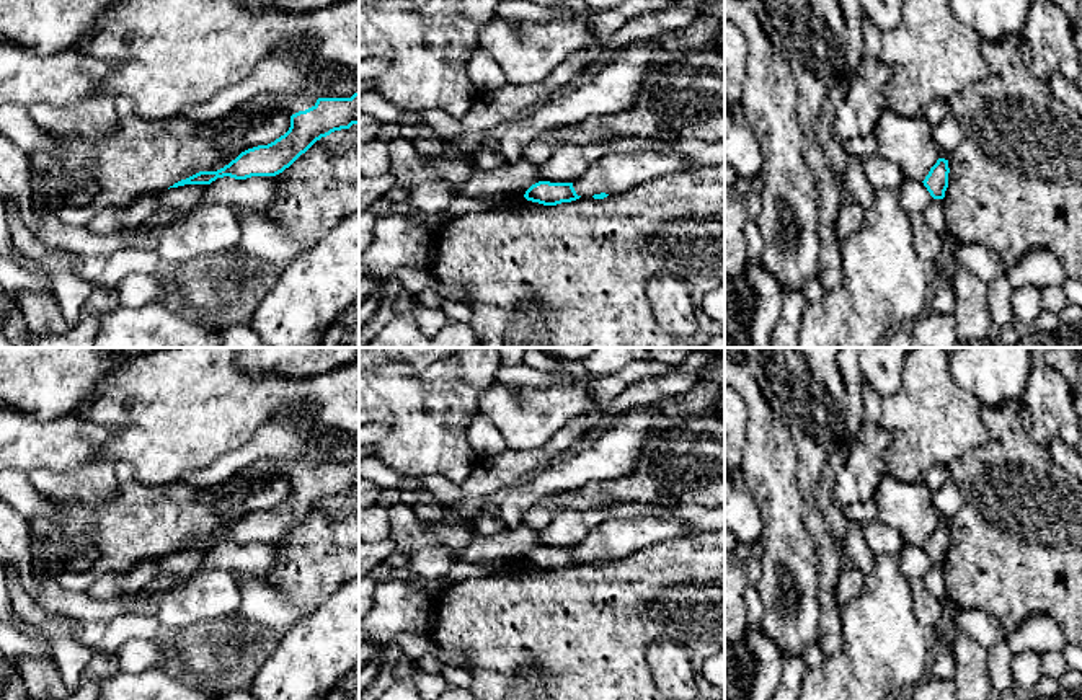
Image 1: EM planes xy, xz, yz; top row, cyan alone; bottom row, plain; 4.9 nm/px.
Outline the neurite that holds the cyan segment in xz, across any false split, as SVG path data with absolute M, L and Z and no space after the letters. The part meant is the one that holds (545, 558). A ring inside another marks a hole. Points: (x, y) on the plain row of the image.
M648 503L610 504L599 509L563 511L540 530L540 547L532 550L524 563L543 571L557 571L579 565L573 548L596 527L610 521L636 517L679 519L698 532L725 529L725 507L703 507L698 504L654 506Z

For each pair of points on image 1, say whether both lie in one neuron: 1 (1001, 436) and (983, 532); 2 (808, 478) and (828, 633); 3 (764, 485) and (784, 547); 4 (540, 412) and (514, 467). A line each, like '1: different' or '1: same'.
1: same
2: same
3: same
4: different

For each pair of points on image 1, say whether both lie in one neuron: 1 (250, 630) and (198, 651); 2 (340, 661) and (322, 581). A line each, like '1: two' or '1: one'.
1: one
2: two

